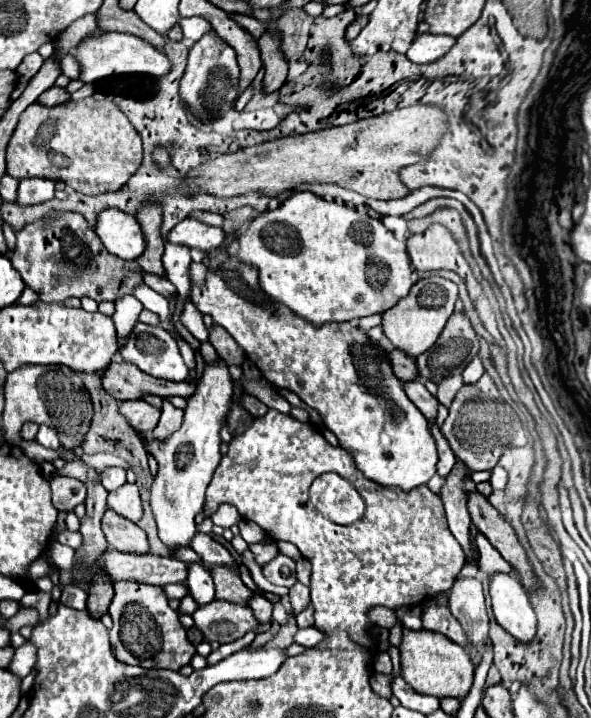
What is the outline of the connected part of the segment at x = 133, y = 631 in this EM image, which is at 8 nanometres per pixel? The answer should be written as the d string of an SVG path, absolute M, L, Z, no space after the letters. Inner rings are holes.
M118 581L114 583L114 599L108 611L114 621L114 627L110 629L112 653L128 665L178 671L182 665L188 665L190 657L196 653L186 639L186 629L180 625L178 613L168 607L162 587Z

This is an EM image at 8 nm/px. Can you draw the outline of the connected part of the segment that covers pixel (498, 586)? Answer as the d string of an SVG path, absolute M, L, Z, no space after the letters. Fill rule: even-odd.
M492 573L490 597L498 625L520 641L532 641L536 635L536 615L526 589L506 573Z

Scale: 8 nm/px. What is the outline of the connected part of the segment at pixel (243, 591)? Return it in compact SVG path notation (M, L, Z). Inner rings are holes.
M214 565L214 567L210 567L210 575L216 585L216 599L248 605L254 591L242 583L236 569L222 569L222 565L218 565L218 567Z

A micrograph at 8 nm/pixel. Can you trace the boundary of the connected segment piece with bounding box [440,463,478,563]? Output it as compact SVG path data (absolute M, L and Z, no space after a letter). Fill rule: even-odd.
M458 463L450 471L450 475L446 477L446 483L442 487L440 497L444 501L448 527L450 527L452 535L456 537L456 541L460 543L460 547L466 555L466 561L478 563L478 551L476 551L476 545L474 545L472 535L470 535L470 515L466 509L466 493L468 491L460 485L464 471L466 471L466 467L462 463Z

